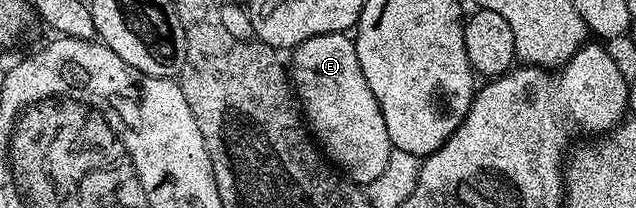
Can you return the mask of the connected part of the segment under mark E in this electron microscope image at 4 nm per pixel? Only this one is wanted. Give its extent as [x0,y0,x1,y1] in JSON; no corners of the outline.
[290,32,394,188]

